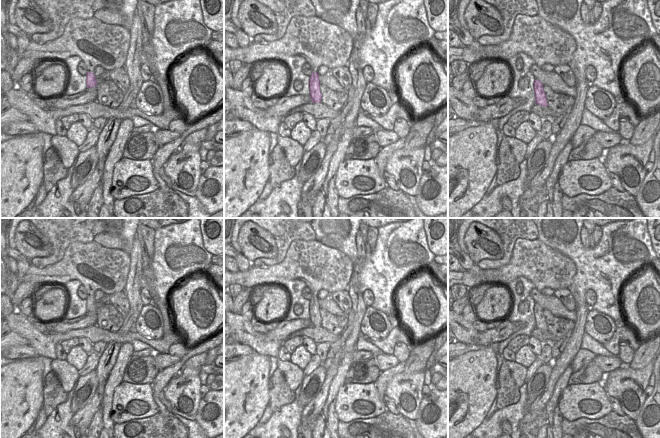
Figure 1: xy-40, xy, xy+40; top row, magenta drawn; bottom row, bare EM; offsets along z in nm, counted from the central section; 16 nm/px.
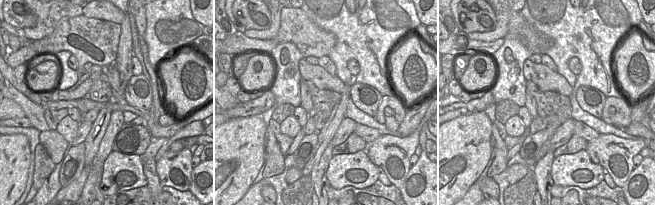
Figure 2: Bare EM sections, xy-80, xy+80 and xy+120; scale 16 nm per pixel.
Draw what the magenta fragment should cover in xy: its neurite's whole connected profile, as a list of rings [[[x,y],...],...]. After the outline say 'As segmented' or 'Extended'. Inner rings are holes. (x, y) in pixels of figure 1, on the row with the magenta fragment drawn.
[[[312,71],[309,81],[310,96],[313,103],[321,103],[320,82],[318,72]]]. As segmented.

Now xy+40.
[[[534,80],[534,92],[535,92],[535,102],[540,106],[547,107],[546,95],[543,90],[543,84],[538,80]]]. As segmented.

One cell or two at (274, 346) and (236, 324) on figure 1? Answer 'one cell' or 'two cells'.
one cell

